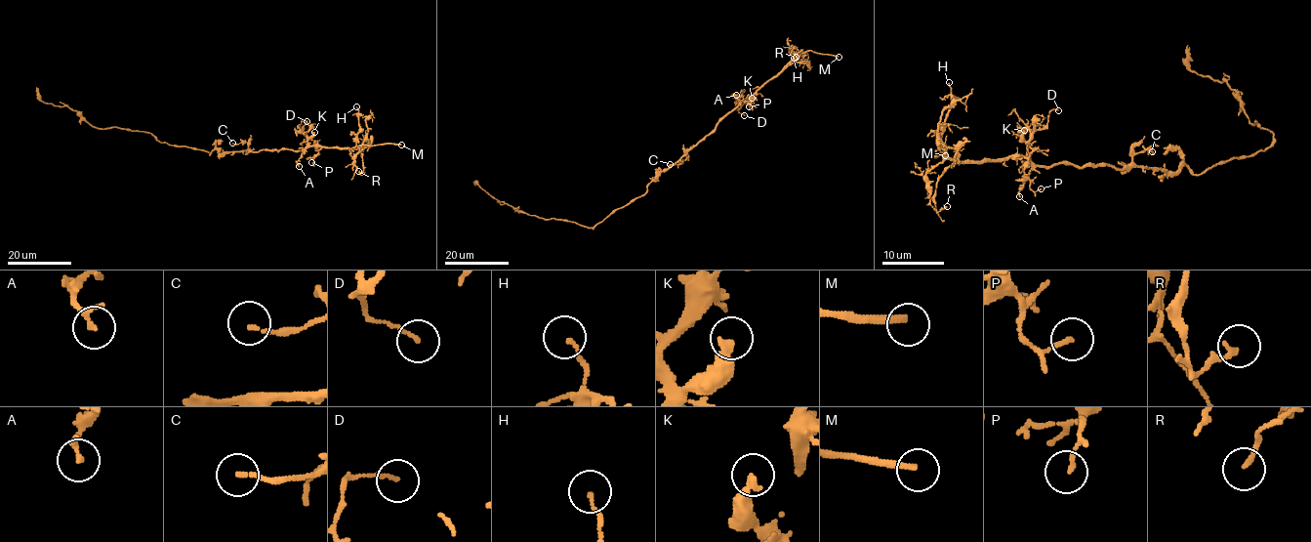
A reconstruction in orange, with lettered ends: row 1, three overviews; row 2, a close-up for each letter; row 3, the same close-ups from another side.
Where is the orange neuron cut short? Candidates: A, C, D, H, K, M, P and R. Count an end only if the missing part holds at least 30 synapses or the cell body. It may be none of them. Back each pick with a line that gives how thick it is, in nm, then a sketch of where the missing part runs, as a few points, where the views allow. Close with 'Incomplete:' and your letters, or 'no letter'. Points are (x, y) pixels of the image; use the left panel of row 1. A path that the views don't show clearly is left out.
M: 240 nm thick
Incomplete: M

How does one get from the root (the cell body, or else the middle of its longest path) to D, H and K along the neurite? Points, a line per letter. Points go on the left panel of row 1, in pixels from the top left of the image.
D: (218, 151), (224, 153), (301, 150), (307, 143), (307, 136), (300, 125), (302, 120), (307, 121)
H: (218, 151), (224, 153), (302, 150), (310, 146), (352, 147), (359, 131), (356, 106)
K: (218, 151), (224, 153), (301, 150), (314, 132)

